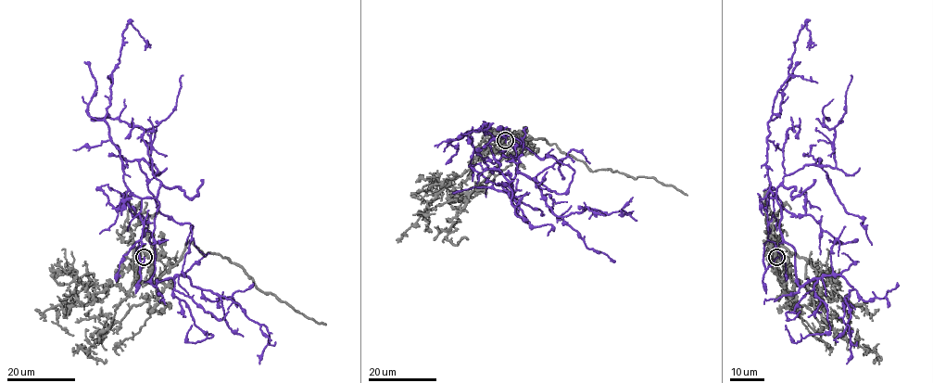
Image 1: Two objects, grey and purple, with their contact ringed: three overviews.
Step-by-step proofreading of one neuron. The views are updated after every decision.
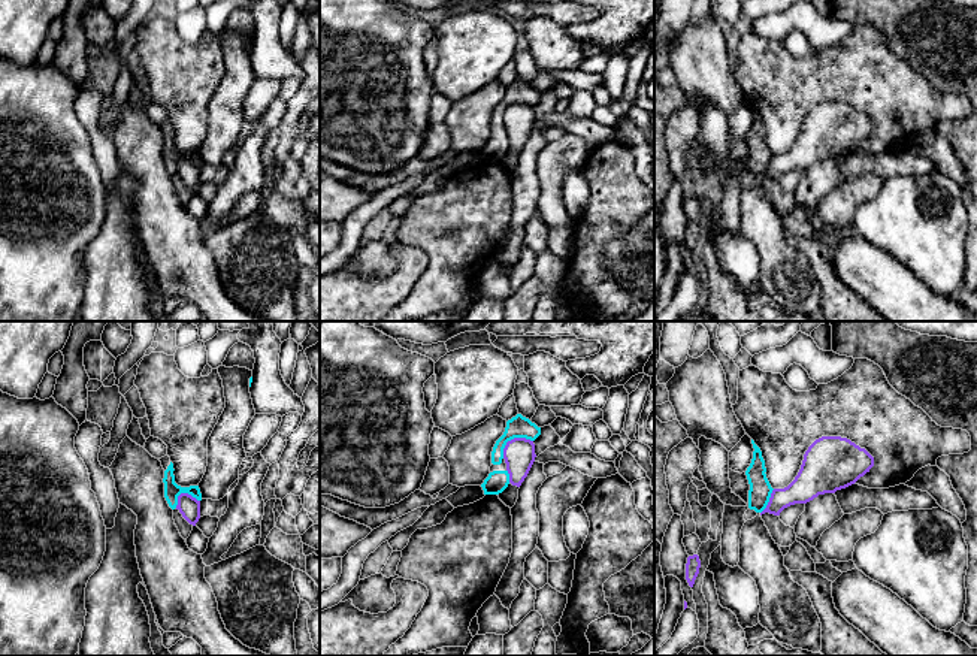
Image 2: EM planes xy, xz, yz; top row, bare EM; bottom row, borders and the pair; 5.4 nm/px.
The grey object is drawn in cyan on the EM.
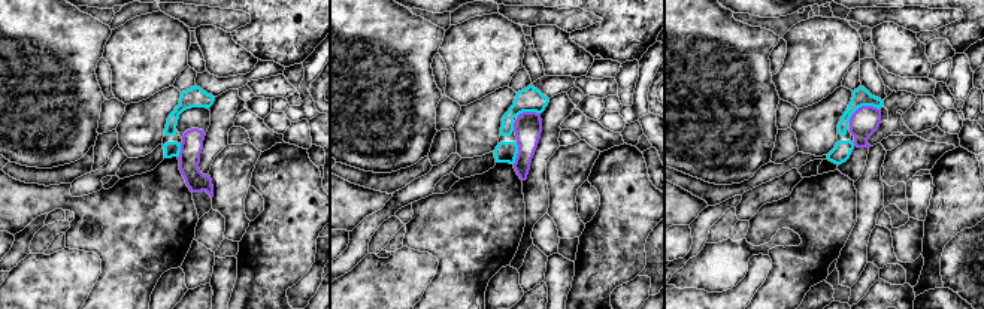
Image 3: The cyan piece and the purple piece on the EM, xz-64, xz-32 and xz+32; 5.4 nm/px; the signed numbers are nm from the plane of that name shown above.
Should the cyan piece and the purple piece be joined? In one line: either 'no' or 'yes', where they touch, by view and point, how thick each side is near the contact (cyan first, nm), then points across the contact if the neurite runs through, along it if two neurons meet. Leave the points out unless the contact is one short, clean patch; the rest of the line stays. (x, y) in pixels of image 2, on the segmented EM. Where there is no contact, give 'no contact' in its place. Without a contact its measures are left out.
no; contact xz (511, 438); calibres 120 and 170 nm; border xz (532, 440), (511, 438), (504, 449), (502, 458)

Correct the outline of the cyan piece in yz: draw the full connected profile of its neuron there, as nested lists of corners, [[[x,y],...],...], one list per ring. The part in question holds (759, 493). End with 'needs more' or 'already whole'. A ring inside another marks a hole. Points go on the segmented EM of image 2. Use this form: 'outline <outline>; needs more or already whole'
outline [[[751,439],[753,444],[753,459],[750,466],[745,471],[748,484],[750,484],[750,490],[748,490],[748,508],[754,510],[756,513],[762,513],[771,498],[772,493],[772,487],[766,478],[766,468],[765,468],[765,460],[762,457],[762,451],[760,448],[754,444],[754,441]]]; already whole

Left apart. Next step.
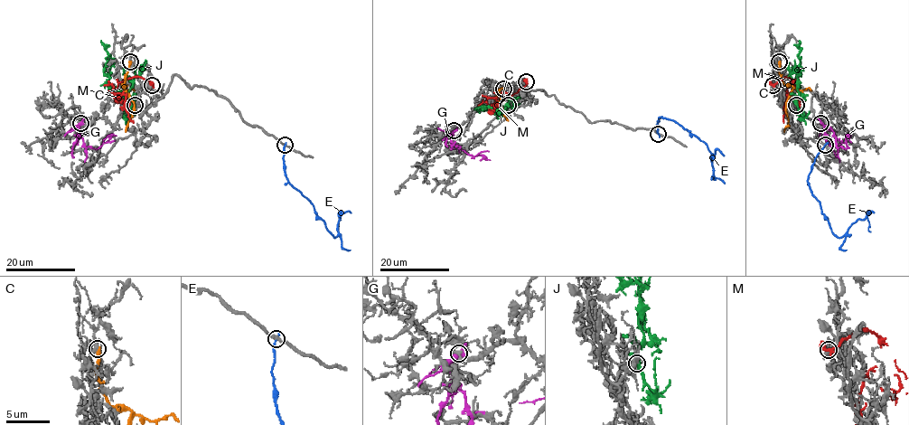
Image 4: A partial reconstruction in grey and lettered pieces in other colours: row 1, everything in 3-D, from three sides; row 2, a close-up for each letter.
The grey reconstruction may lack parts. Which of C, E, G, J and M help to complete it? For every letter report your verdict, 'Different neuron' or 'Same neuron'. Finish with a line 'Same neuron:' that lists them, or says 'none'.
C: Different neuron
E: Different neuron
G: Different neuron
J: Same neuron
M: Different neuron
Same neuron: J

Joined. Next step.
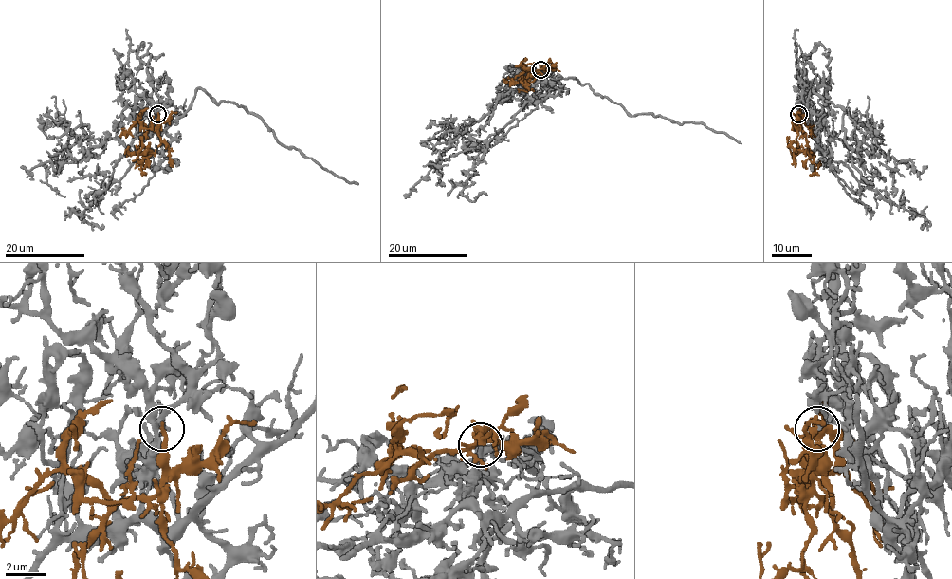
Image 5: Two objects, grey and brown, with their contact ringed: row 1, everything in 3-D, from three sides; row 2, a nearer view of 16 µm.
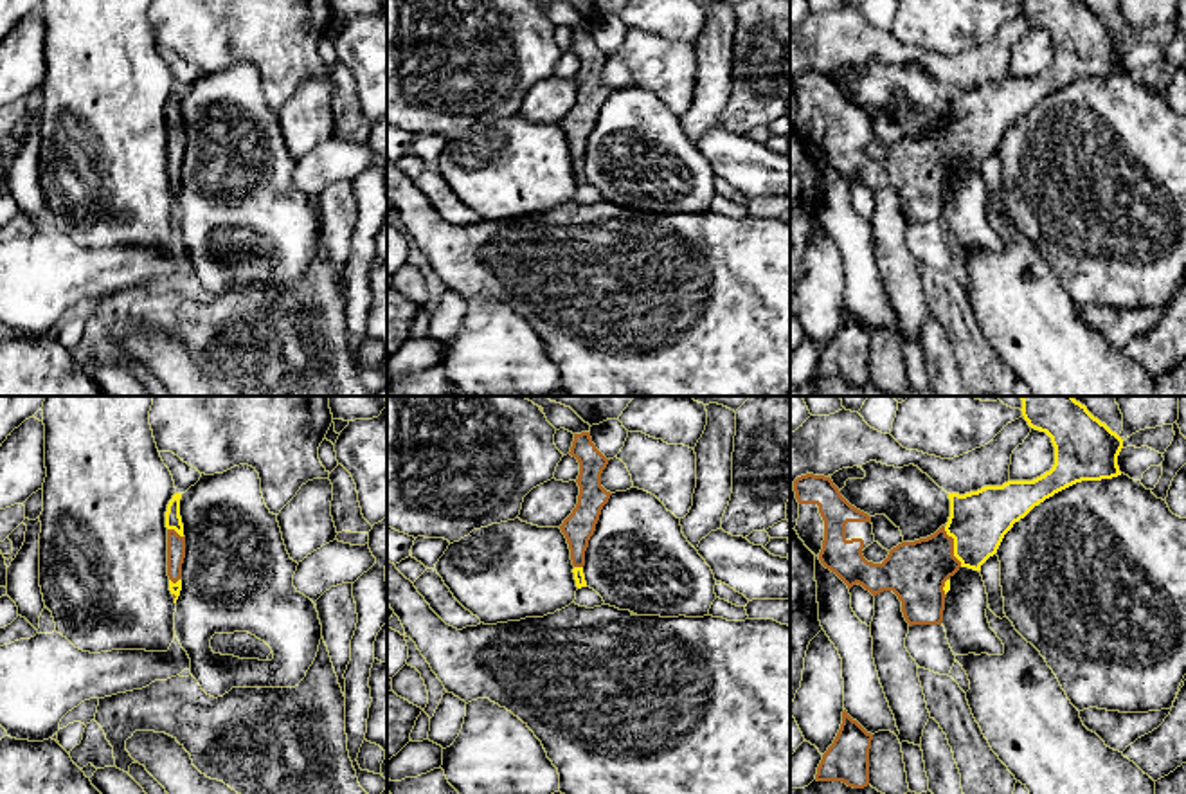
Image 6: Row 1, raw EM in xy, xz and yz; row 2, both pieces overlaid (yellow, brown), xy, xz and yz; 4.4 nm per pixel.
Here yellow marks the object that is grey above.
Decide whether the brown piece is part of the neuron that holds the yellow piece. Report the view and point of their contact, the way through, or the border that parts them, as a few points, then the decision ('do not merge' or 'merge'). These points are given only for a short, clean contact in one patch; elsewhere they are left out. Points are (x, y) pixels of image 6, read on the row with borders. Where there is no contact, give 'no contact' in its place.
yz (954, 546) | across yz (978, 523), (954, 546), (916, 571) | merge

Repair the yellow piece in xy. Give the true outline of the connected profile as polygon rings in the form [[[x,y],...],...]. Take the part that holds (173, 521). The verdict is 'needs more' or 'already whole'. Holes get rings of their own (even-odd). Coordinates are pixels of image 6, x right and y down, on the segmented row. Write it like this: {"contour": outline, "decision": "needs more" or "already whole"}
{"contour": [[[175,493],[167,504],[166,528],[167,528],[167,576],[169,591],[175,594],[175,603],[182,591],[182,564],[185,558],[185,537],[184,524],[180,517],[180,499],[182,493]]], "decision": "needs more"}

